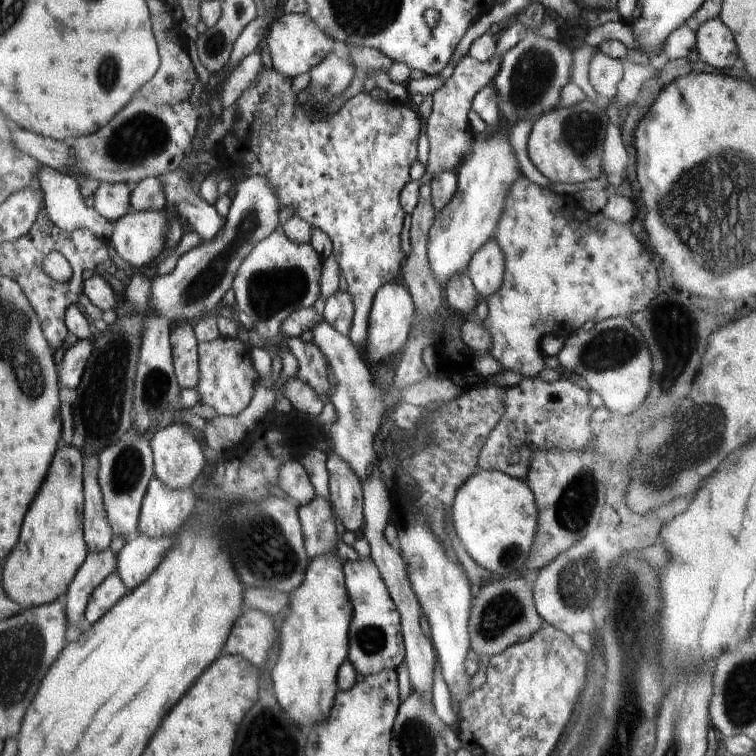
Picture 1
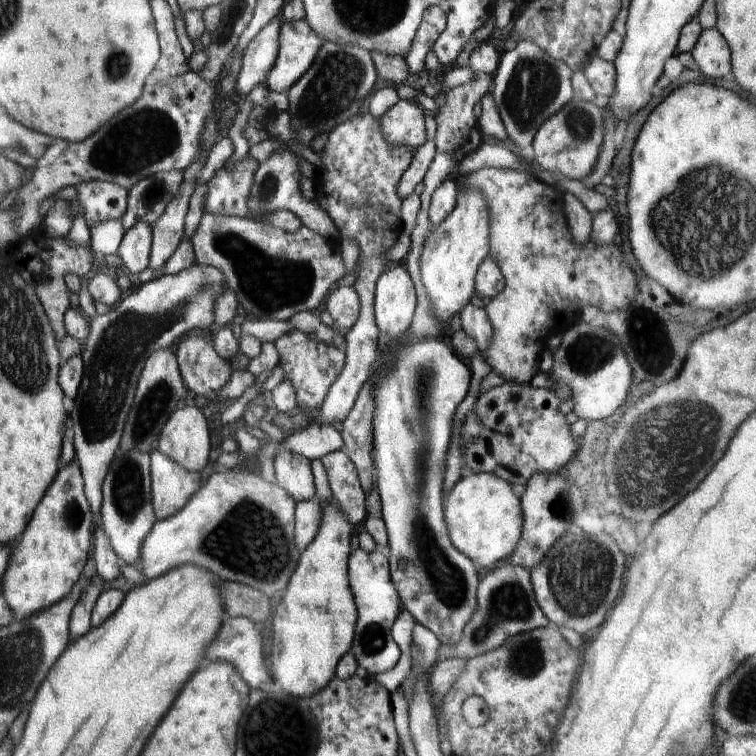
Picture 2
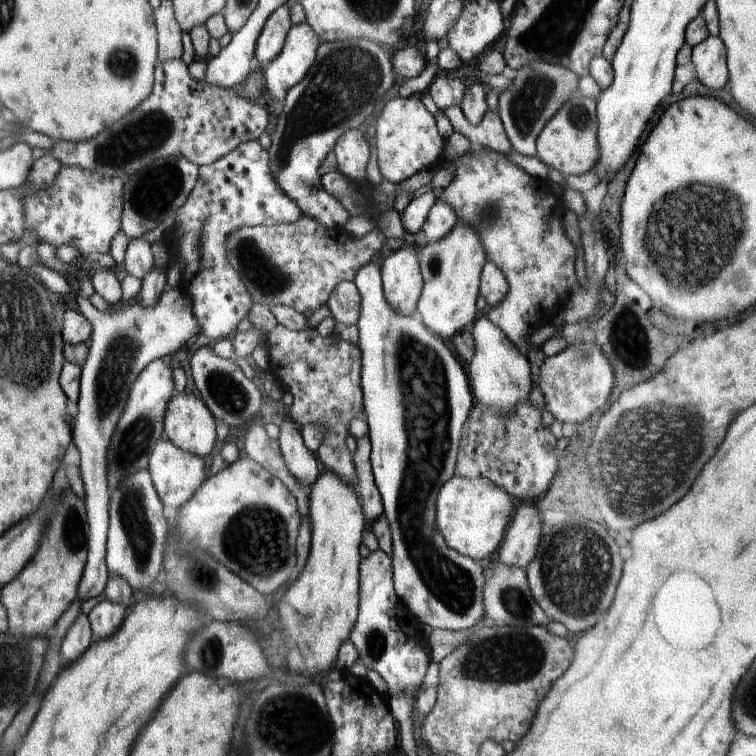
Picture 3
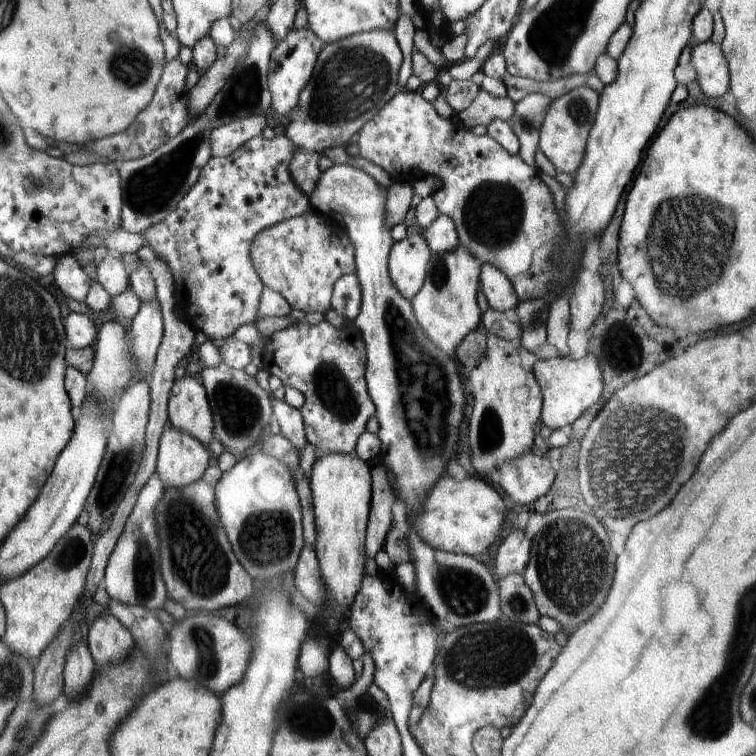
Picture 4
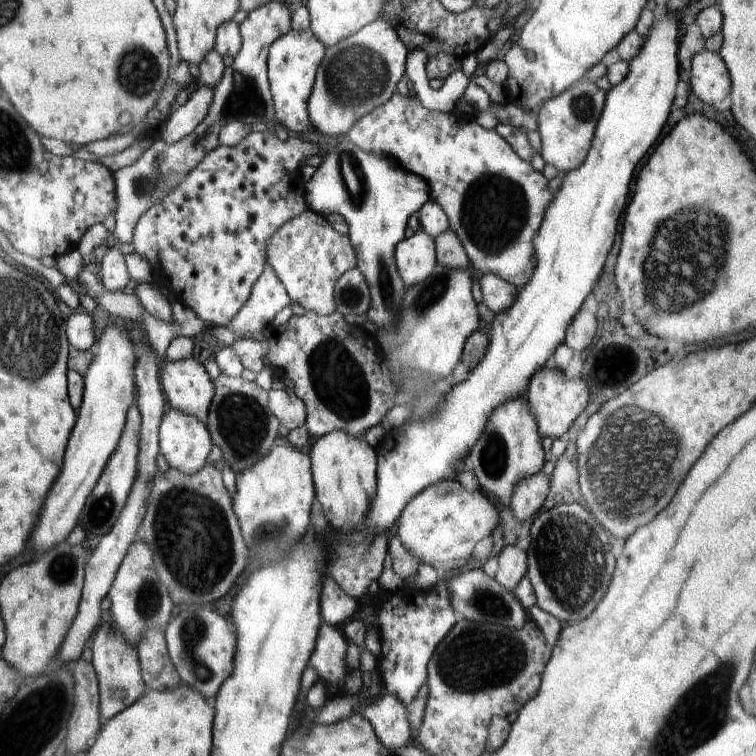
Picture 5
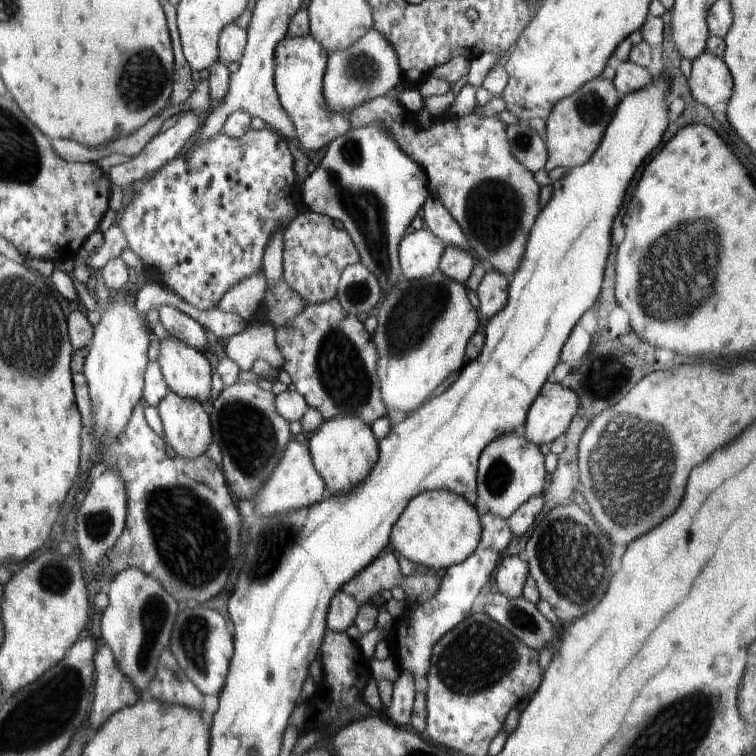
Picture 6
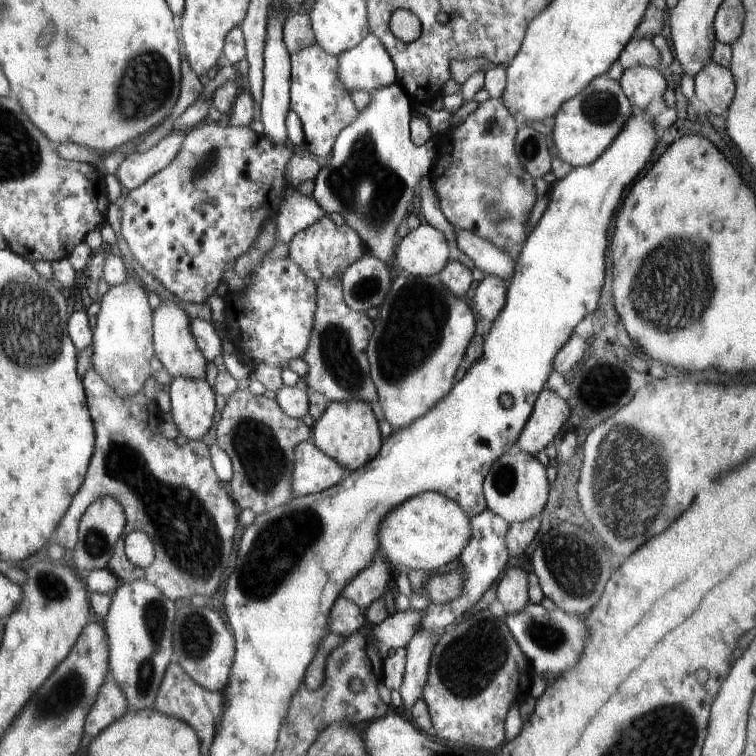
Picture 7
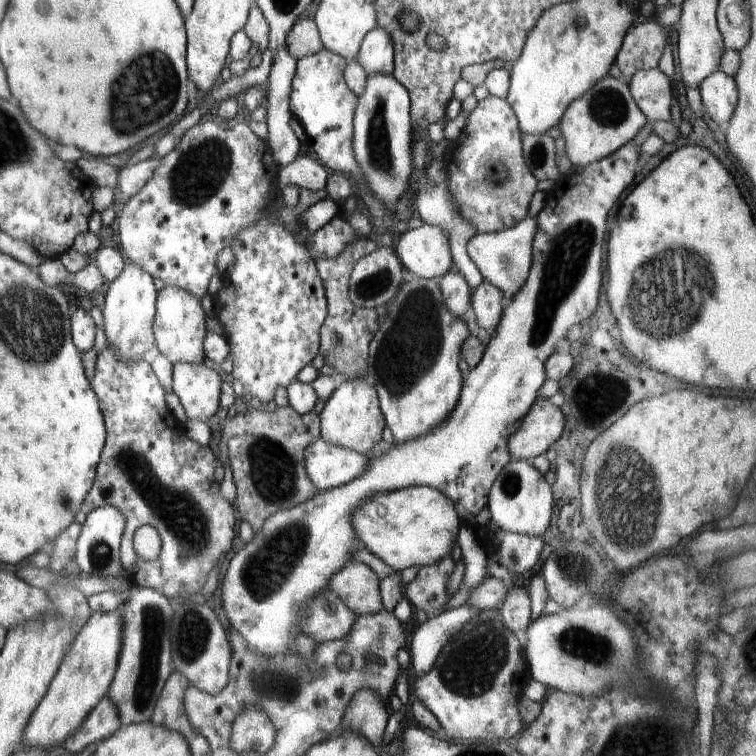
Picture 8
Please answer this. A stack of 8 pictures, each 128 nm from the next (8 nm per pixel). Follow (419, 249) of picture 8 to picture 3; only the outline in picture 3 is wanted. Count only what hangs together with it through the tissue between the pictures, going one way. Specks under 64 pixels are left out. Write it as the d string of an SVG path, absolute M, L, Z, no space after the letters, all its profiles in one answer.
M412 244L394 247L381 267L384 298L396 312L416 316L417 302L423 286L417 248Z

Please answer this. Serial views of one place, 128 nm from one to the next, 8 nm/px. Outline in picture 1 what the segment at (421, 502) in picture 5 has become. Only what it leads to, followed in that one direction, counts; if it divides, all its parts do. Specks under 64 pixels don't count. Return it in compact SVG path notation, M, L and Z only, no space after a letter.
M500 471L472 475L458 489L452 503L453 525L468 556L495 579L514 578L528 564L528 554L538 528L538 508L524 479Z

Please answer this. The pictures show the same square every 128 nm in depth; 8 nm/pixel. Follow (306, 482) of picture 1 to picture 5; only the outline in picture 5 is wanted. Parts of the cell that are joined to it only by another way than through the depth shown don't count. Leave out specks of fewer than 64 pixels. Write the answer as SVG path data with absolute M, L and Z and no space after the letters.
M285 388L271 389L268 394L270 410L278 418L280 424L284 424L291 431L300 428L305 423L307 410L296 393Z

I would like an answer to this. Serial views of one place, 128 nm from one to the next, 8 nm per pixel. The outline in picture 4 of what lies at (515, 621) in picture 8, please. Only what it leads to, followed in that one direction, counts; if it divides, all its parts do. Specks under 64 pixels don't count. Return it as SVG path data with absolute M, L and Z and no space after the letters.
M521 528L512 529L500 544L494 560L494 570L499 578L508 574L523 574L530 558L531 541Z

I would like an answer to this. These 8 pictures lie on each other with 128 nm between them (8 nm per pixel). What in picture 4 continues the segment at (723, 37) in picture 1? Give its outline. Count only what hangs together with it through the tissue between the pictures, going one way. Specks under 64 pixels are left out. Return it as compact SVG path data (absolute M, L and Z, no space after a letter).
M708 40L698 44L691 52L696 70L696 81L703 94L720 98L729 90L729 68L721 45Z

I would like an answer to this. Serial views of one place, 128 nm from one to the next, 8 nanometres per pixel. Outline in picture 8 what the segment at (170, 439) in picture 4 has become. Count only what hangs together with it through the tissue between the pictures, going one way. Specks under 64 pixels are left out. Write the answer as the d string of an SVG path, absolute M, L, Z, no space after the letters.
M176 362L172 370L172 393L181 404L183 421L200 420L211 424L212 416L220 408L223 373L208 368L205 363Z

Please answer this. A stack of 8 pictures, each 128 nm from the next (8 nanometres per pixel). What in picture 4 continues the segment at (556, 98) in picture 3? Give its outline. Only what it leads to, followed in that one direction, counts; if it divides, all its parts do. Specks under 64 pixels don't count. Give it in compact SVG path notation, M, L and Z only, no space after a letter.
M540 92L527 94L514 102L514 116L512 116L509 125L518 136L520 150L518 155L530 166L536 167L534 156L539 146L539 132L546 116L546 108L550 104L550 97Z

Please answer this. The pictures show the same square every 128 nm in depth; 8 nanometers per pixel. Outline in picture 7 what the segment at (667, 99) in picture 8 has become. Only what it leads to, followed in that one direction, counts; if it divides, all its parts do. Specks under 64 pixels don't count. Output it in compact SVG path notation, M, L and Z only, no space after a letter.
M642 65L624 69L618 80L624 96L633 106L633 114L645 114L652 100L662 98L666 90L666 80L658 69Z

